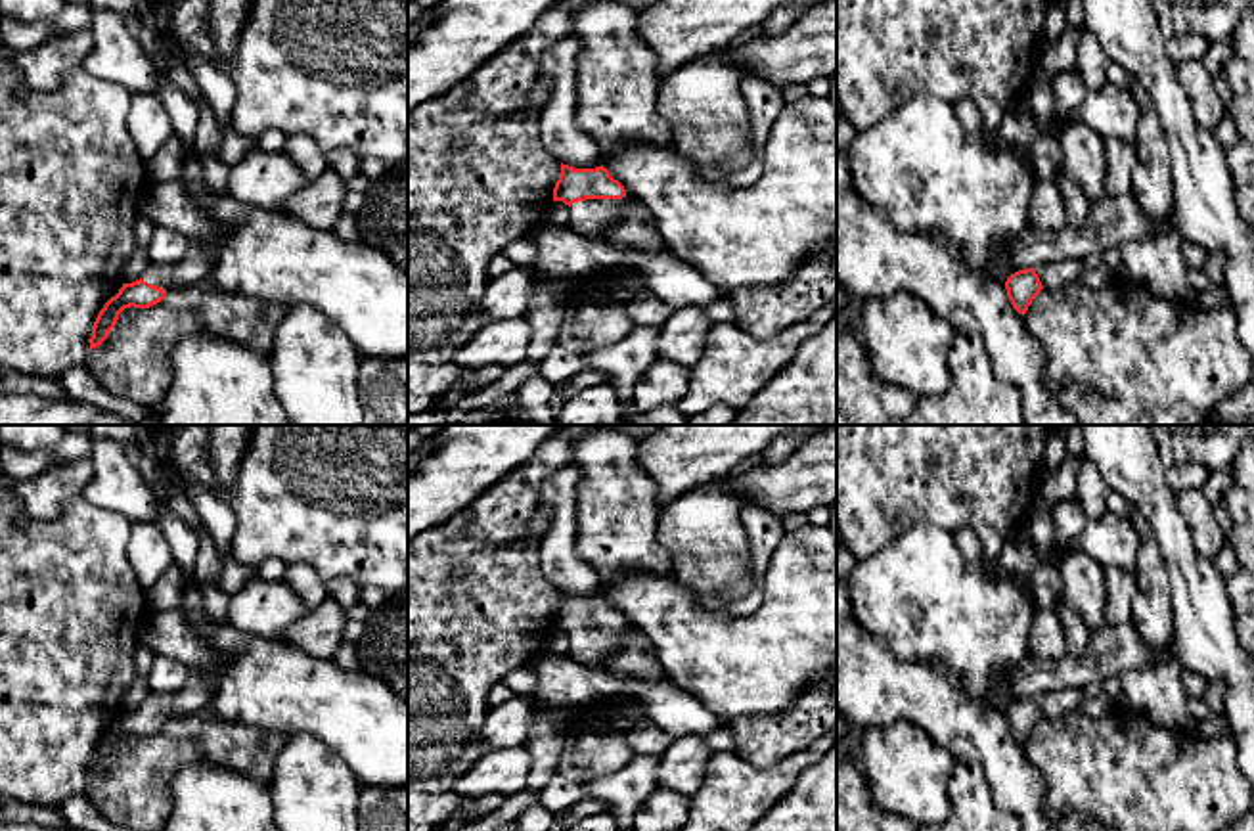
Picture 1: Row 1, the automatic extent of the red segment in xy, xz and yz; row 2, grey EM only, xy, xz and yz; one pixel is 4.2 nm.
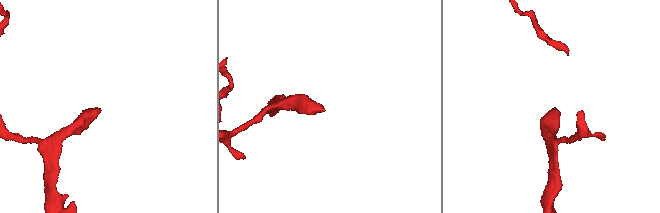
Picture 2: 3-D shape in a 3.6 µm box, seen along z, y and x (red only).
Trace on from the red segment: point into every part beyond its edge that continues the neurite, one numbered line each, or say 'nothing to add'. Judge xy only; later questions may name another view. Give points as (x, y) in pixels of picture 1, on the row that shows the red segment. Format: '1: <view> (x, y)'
1: xy (167, 205)

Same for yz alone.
1: yz (1055, 274)

